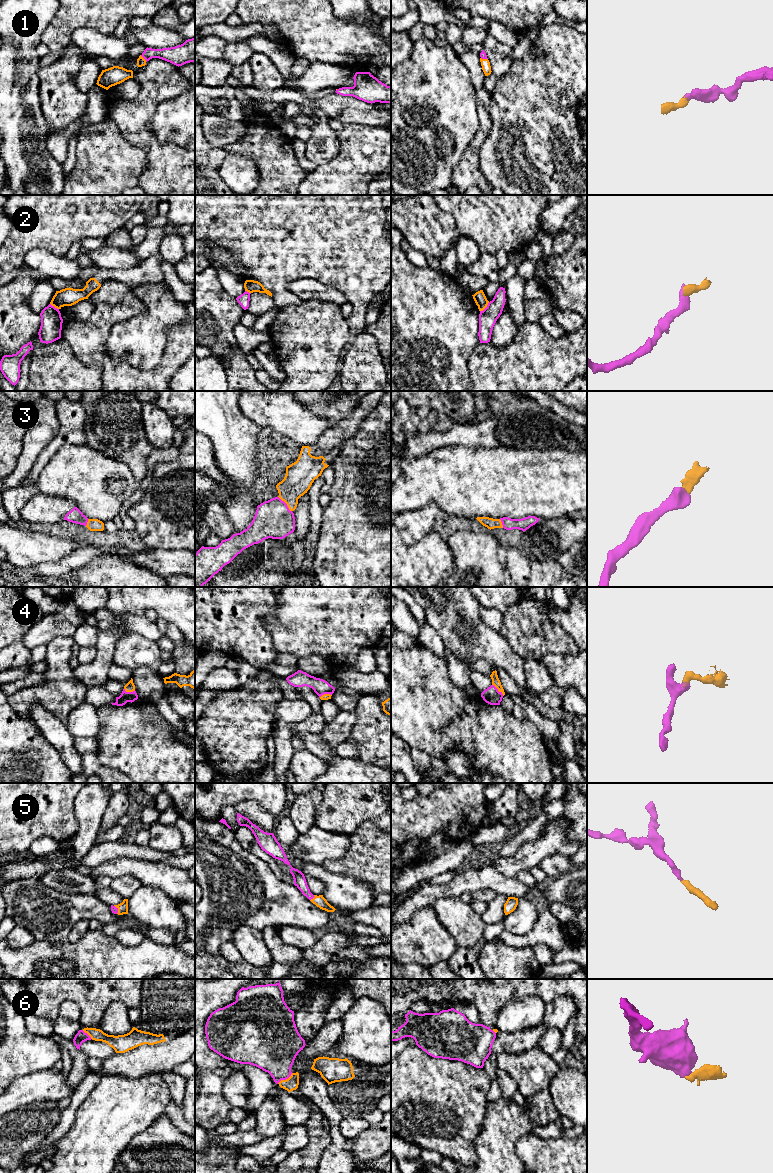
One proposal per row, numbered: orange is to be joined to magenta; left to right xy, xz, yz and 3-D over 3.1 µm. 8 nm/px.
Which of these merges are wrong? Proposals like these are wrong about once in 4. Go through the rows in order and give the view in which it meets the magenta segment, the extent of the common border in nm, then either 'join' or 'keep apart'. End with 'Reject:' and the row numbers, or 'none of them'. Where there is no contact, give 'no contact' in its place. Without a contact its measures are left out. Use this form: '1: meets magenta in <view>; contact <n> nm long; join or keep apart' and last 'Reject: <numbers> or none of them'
1: meets magenta in xy; contact 80 nm long; join
2: meets magenta in yz; contact 110 nm long; keep apart
3: meets magenta in xz; contact 170 nm long; join
4: meets magenta in yz; contact 130 nm long; join
5: meets magenta in xz; contact 60 nm long; join
6: meets magenta in xz; contact 150 nm long; join
Reject: 2

